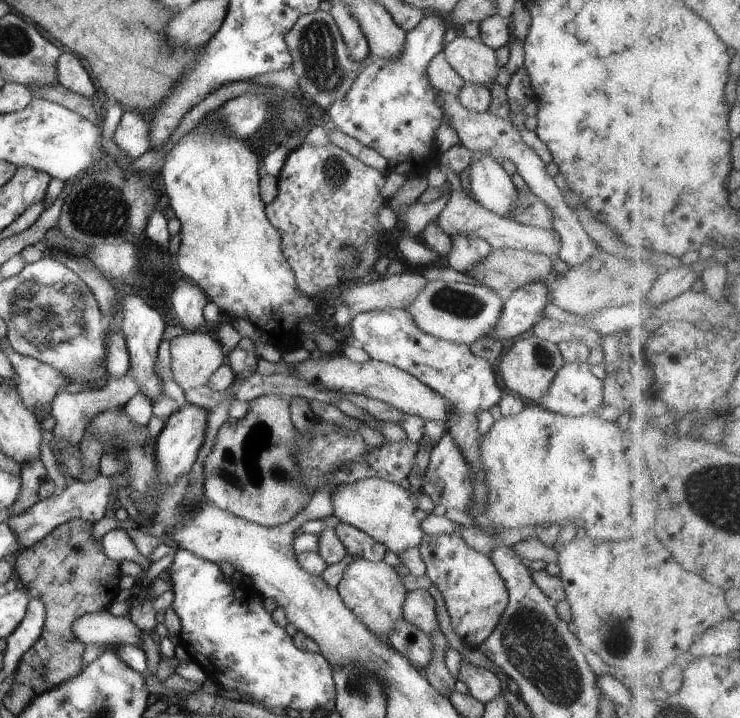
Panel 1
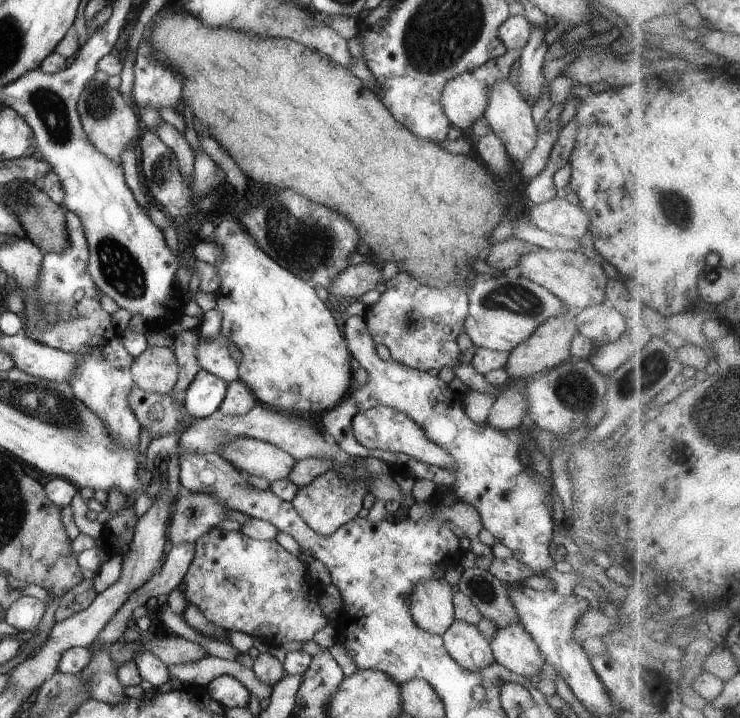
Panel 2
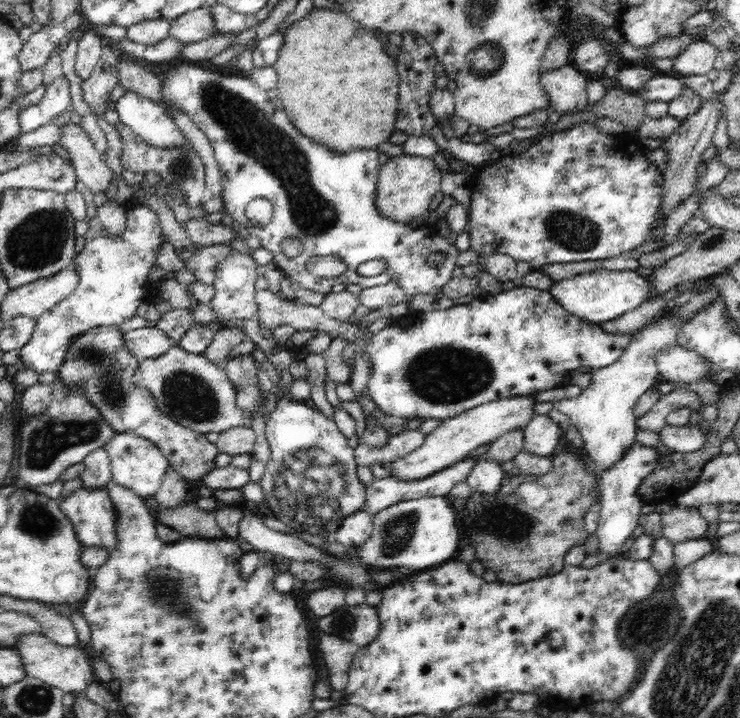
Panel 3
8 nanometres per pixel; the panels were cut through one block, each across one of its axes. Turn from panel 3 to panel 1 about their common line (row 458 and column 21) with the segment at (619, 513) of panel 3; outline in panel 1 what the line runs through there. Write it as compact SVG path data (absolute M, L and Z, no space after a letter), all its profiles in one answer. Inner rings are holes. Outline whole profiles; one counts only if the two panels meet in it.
M33 597L28 604L24 620L11 636L6 638L6 650L4 650L4 666L1 670L7 676L14 674L22 656L36 643L41 636L46 616L44 602L40 598Z

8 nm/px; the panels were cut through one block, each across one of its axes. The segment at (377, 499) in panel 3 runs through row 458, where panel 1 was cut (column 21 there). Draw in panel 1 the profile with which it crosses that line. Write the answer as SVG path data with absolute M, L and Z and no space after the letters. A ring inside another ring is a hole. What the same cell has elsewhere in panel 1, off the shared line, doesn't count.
M38 458L36 462L26 462L22 464L22 473L19 480L21 481L20 494L18 500L8 508L11 516L18 516L24 514L34 504L50 498L57 493L54 482L48 476L48 470L44 468L41 459Z

